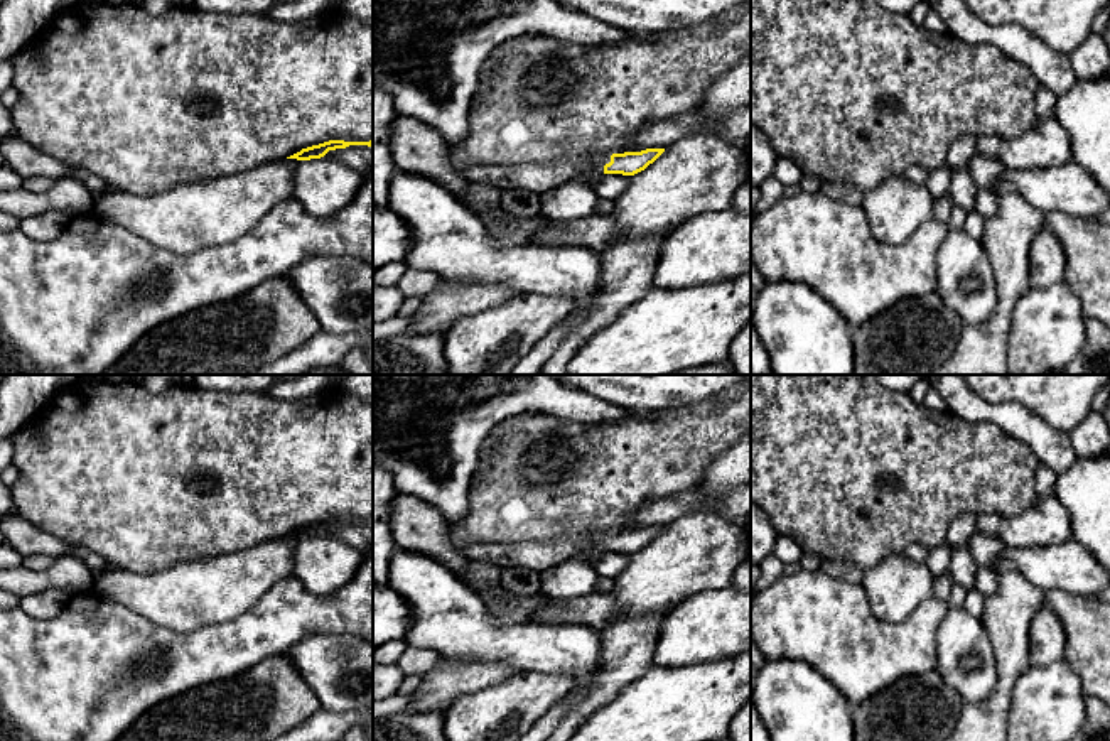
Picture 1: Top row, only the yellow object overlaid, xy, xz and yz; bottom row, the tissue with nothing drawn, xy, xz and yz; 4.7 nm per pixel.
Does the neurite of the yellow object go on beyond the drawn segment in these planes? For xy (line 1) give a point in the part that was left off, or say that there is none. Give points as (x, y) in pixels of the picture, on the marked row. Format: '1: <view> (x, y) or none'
1: none

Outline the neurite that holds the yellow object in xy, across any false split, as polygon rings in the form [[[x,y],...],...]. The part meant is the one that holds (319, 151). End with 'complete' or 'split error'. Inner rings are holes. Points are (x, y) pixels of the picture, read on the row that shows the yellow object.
[[[329,140],[329,142],[324,142],[324,143],[319,143],[319,145],[312,145],[312,147],[302,149],[300,152],[297,152],[297,154],[287,157],[287,159],[297,159],[297,160],[321,159],[329,150],[346,149],[349,145],[368,145],[368,147],[373,147],[373,140],[369,140],[369,142]]]; complete

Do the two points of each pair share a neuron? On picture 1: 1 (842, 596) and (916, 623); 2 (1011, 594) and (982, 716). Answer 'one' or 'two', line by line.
1: one
2: one

